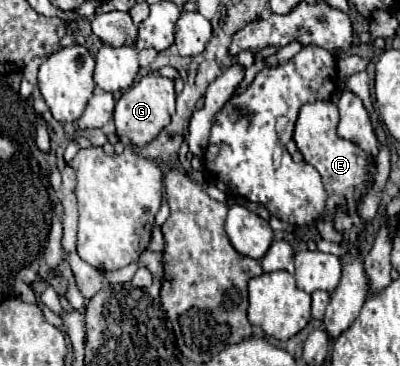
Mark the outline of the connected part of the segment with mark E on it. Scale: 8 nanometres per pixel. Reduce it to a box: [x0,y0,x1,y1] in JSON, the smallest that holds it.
[292,101,366,241]

